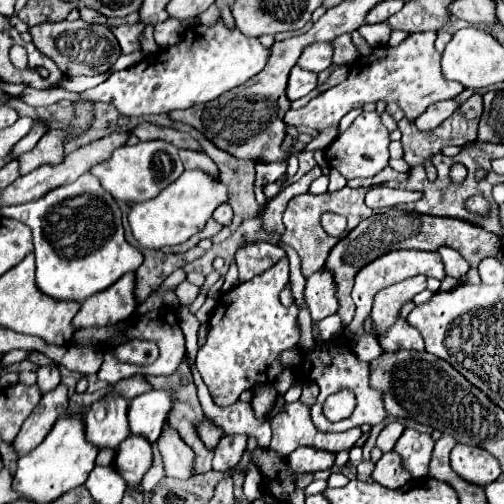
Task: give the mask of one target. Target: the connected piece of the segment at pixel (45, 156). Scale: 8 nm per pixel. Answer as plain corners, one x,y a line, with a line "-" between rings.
49,130
33,150
19,156
21,174
27,174
41,164
59,164
65,154
63,142
65,142
65,134
61,130

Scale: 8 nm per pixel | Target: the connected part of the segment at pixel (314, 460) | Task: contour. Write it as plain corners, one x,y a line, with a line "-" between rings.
297,448
287,456
287,464
291,464
291,472
309,474
317,470
327,470
333,466
335,454
315,448

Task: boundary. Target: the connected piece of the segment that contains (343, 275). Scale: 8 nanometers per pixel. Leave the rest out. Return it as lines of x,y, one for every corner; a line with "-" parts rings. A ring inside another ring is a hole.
391,208
389,212
377,212
371,218
363,220
353,228
345,238
341,238
333,250
327,256
325,268
333,274
335,286
337,286
337,300
339,300
339,316
343,320
343,328
349,326
355,314
355,304
351,300
351,288
353,288
353,278
357,276
359,268
367,266
371,260
383,256
385,252
391,250
437,250
439,246
449,246
455,248
469,264
475,268
483,258
487,256
497,256
499,252
499,238
481,226
467,222
467,220
451,220
451,218
437,218
437,216
421,216
417,212
403,212

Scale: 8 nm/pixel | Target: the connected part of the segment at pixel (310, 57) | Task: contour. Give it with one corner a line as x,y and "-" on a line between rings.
315,42
303,50
297,60
297,66
303,66
309,72
321,72
331,64
331,44
329,42

